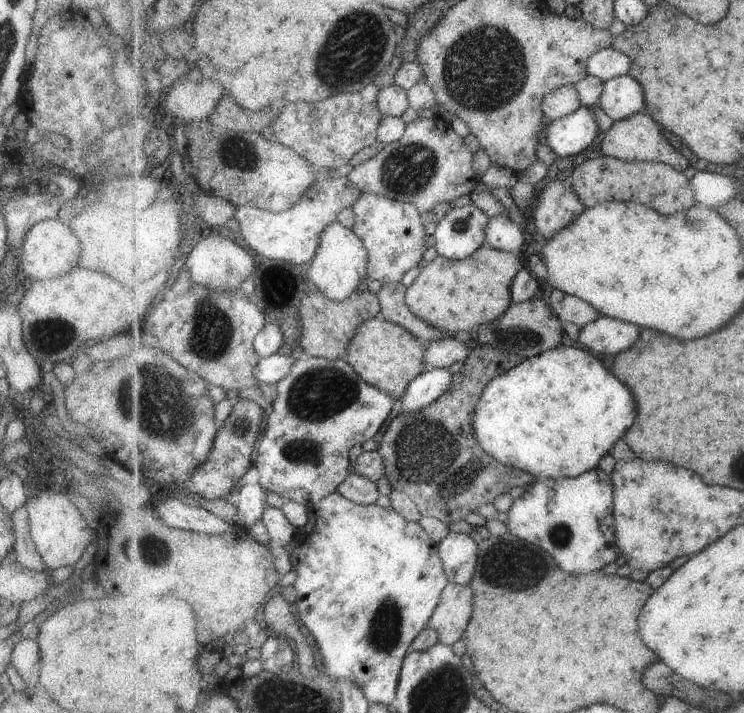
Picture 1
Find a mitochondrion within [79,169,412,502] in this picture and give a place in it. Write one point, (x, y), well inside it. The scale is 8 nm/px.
(152, 398)

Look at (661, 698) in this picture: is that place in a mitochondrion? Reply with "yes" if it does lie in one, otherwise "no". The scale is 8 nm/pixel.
no

